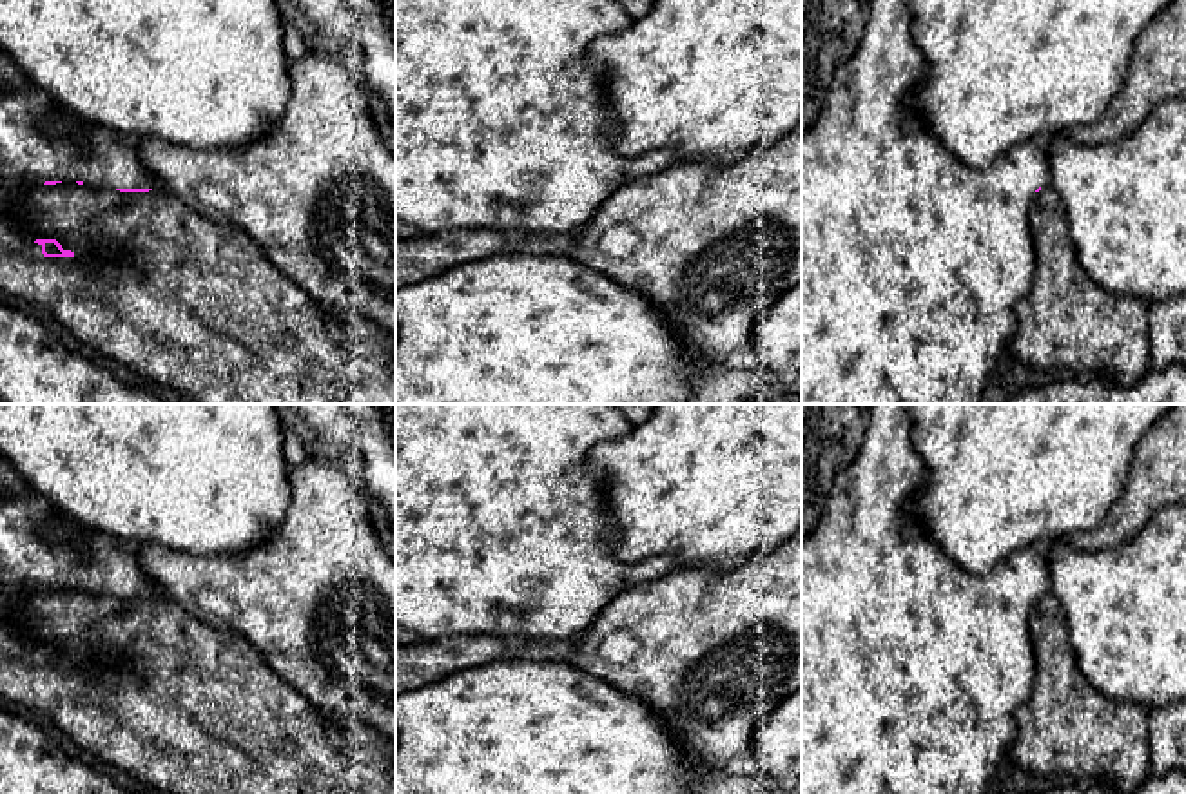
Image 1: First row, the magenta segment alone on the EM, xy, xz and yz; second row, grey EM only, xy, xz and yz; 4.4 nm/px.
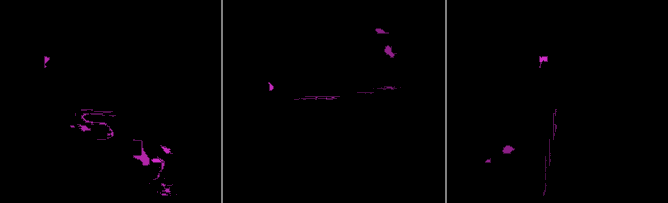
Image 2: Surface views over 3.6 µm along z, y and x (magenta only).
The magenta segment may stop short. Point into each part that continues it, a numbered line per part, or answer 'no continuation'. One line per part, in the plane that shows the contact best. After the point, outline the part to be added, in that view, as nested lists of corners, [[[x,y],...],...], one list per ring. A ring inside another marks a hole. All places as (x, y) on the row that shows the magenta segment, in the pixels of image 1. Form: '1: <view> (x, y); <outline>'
1: xy (29, 154); [[[0,49],[0,250],[15,259],[42,259],[42,245],[20,227],[20,198],[45,181],[82,181],[87,189],[163,189],[140,156],[140,141],[89,125],[78,136],[54,136],[45,125],[56,116],[53,100],[9,63]]]

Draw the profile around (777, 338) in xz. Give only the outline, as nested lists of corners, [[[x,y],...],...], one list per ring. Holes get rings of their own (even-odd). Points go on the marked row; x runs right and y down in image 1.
[[[802,285],[760,315],[753,343],[769,379],[785,393],[802,397]]]

